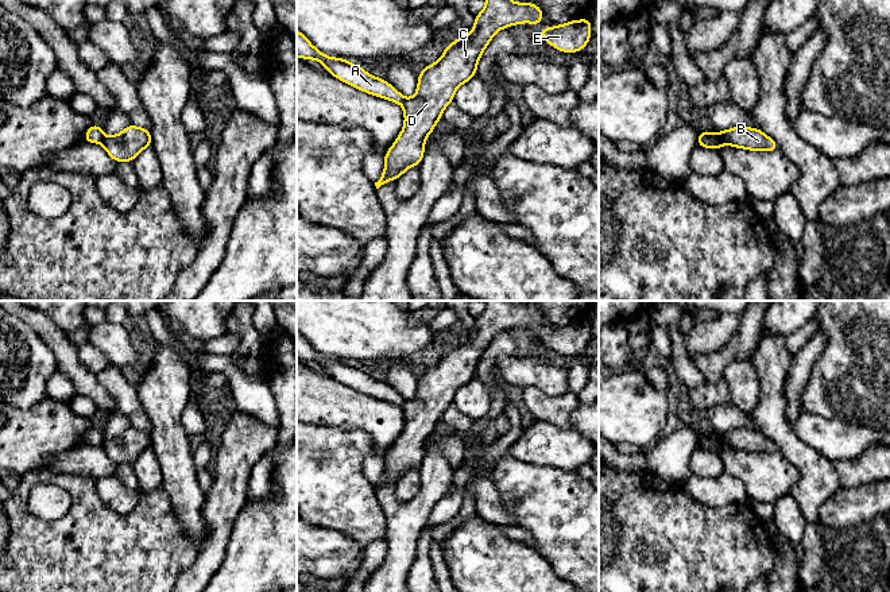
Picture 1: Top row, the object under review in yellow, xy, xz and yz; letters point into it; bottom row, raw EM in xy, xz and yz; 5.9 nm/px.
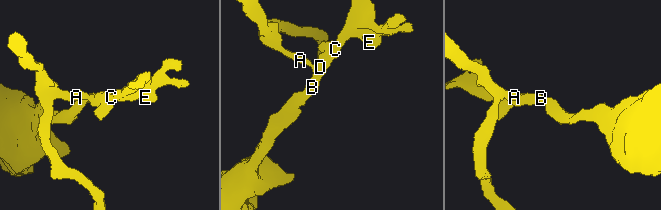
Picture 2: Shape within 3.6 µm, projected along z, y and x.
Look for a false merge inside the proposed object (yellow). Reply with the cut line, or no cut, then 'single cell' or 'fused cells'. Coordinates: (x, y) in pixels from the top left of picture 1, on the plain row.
cut xy (104, 438), (100, 444); fused cells

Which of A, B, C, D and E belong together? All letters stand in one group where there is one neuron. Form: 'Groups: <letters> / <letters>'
Groups: A / B C D E

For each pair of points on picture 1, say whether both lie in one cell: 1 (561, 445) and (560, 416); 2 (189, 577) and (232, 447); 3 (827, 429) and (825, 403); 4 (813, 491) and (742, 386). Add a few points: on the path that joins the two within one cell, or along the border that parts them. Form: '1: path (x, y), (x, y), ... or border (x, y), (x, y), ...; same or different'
1: border (536, 420), (544, 420), (569, 429); different
2: path (215, 545), (219, 514), (228, 494), (231, 479); same
3: border (804, 410), (858, 425); different
4: border (758, 375), (759, 401), (750, 414); different

